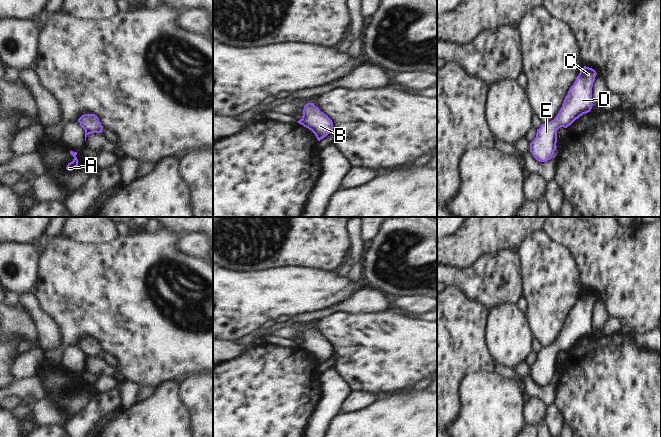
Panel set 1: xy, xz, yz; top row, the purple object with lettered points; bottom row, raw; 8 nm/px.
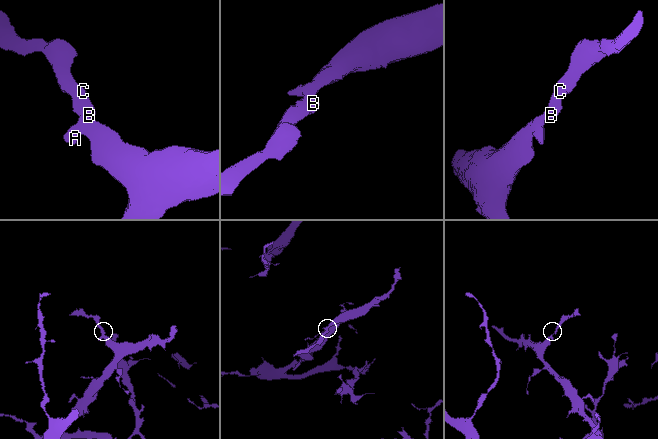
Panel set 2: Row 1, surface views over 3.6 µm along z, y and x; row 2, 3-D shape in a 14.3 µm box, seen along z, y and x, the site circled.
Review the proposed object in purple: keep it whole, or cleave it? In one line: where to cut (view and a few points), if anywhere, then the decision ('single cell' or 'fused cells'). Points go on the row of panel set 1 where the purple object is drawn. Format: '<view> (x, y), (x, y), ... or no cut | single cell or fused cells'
no cut | single cell

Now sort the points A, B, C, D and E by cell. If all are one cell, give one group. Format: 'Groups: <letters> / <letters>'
Groups: A B C D E.

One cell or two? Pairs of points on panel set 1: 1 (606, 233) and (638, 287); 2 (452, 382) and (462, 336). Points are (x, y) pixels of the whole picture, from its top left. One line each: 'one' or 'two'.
1: one
2: one

